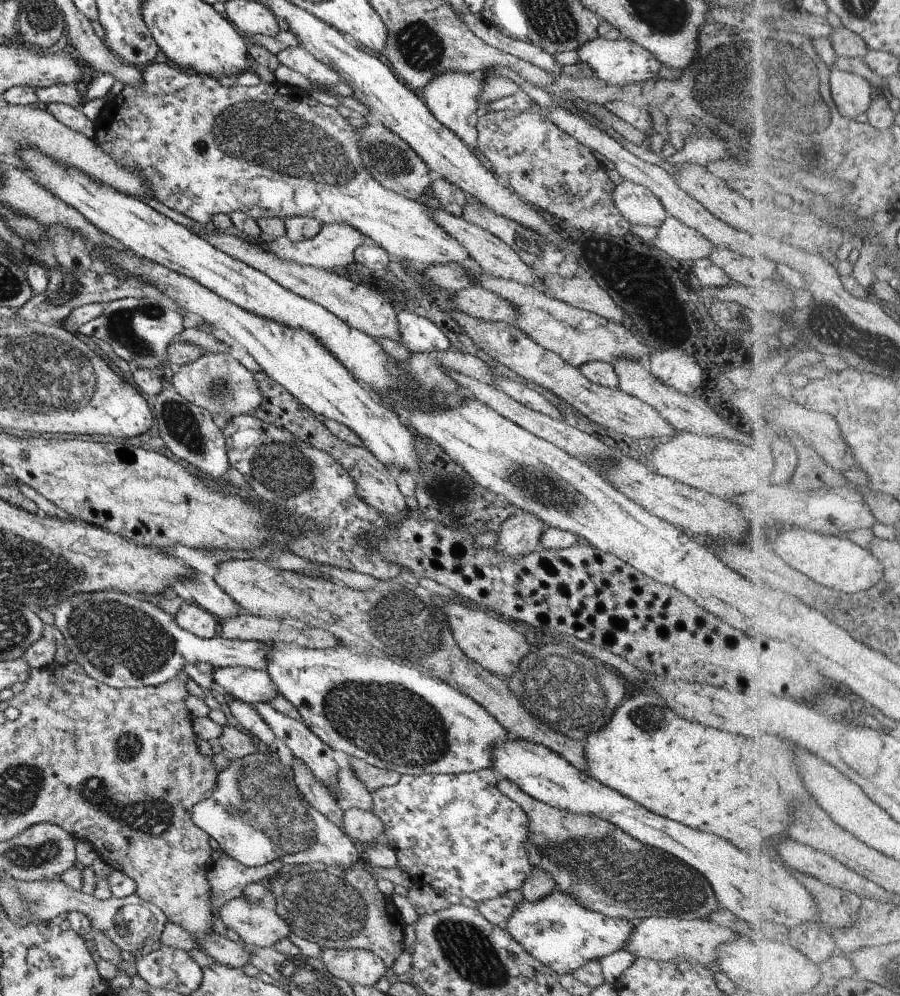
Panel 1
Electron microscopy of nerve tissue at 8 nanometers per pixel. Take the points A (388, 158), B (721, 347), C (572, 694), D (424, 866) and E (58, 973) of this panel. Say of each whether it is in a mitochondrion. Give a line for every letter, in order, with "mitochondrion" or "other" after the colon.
A: mitochondrion
B: other
C: mitochondrion
D: other
E: other

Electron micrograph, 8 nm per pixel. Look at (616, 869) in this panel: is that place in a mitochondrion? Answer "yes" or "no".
yes

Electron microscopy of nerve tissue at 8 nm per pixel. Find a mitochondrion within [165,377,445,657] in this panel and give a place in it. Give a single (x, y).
(290, 475)

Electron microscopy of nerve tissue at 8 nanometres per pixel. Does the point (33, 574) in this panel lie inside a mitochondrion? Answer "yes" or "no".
yes

